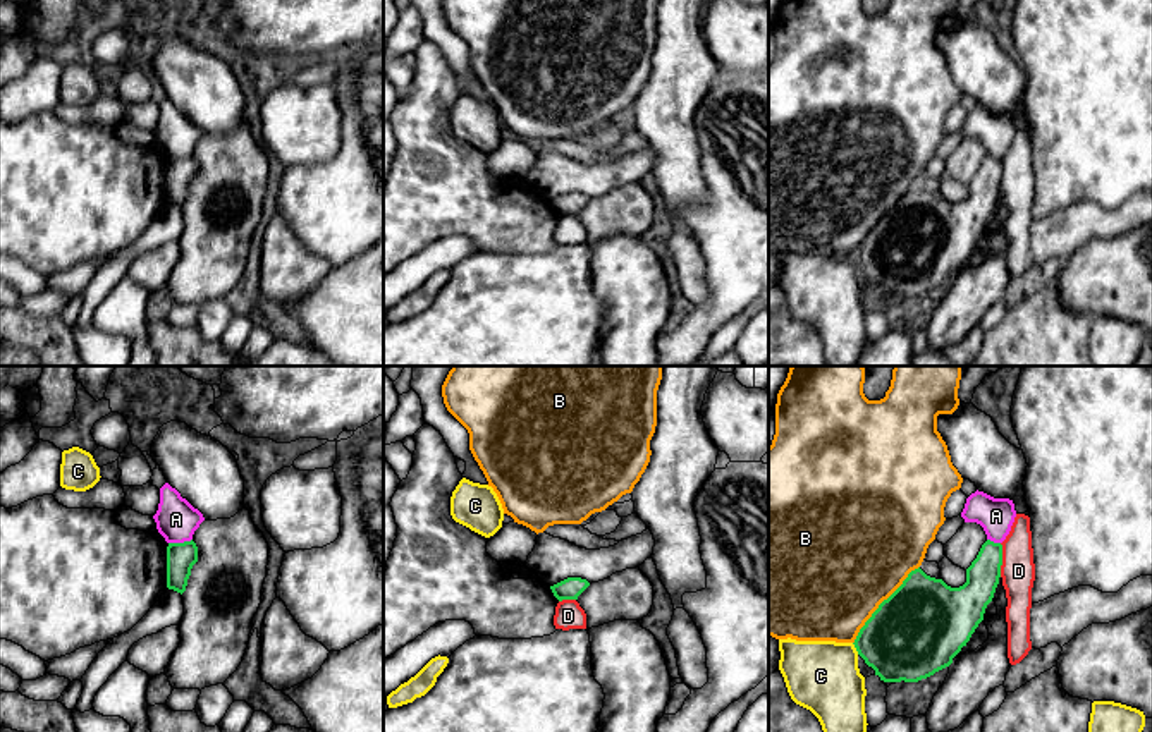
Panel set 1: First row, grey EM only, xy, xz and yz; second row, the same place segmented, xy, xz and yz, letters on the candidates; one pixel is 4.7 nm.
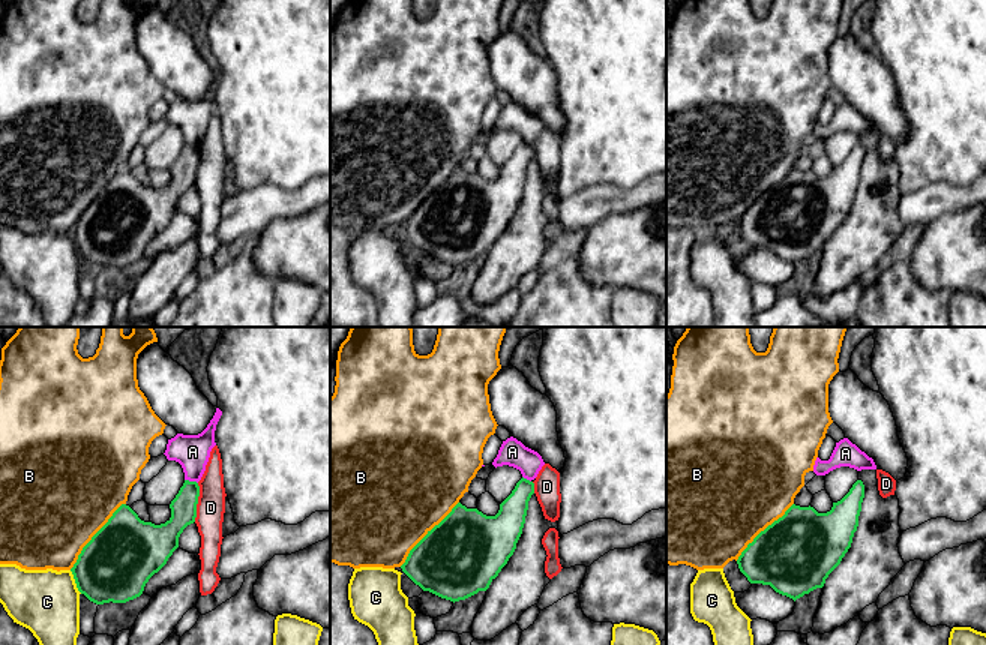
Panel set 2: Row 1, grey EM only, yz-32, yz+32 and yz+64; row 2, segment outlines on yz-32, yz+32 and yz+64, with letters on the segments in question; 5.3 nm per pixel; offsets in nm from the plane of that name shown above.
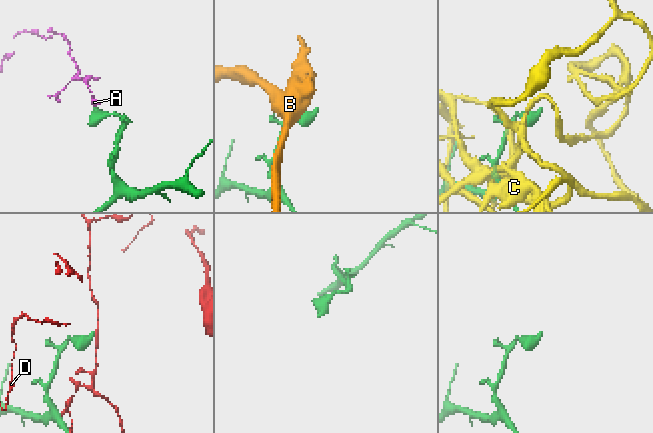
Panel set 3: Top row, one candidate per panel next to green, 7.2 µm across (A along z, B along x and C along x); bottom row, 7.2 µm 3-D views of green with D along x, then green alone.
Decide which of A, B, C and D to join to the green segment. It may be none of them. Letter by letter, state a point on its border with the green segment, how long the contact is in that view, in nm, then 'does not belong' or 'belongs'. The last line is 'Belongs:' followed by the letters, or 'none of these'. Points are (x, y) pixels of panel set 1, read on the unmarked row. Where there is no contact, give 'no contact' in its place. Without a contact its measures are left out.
A: xy (179, 158) | 110 nm | does not belong
B: yz (881, 219) | 480 nm | does not belong
C: yz (855, 262) | 70 nm | does not belong
D: yz (1001, 176) | 160 nm | does not belong
Belongs: none of these

